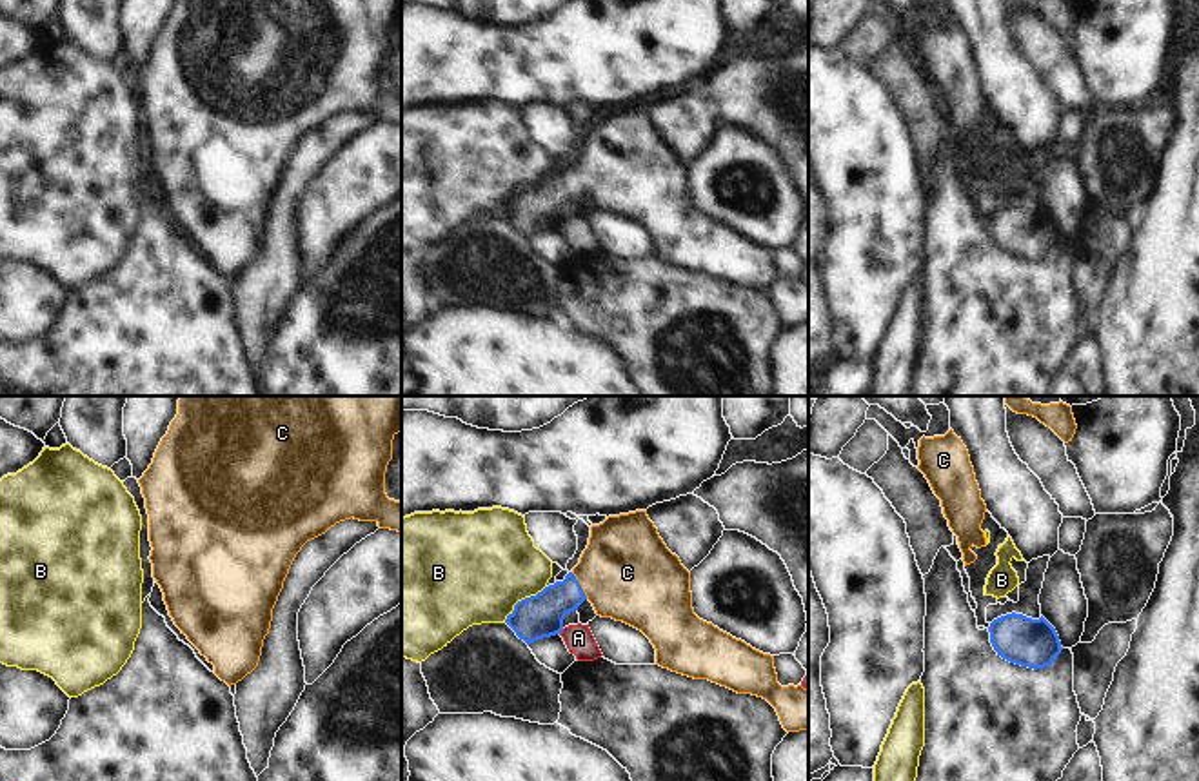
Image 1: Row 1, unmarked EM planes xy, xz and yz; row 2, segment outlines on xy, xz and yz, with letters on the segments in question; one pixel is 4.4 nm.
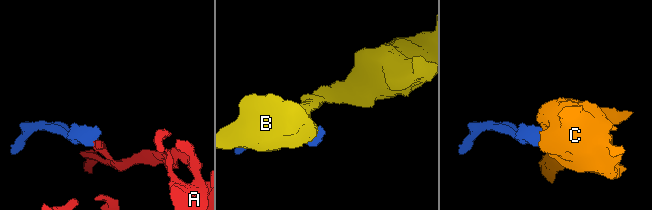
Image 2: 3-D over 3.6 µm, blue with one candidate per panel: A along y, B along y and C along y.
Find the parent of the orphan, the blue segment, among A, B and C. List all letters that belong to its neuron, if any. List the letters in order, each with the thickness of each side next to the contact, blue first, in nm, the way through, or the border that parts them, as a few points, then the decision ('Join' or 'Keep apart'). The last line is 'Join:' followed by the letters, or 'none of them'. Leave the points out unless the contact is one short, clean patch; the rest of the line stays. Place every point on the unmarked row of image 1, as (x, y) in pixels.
A: Thickness 190 nm (blue) against 130 nm. Boundary: xz (564, 222), (560, 227). Keep apart
B: Thickness 190 nm (blue) against 480 nm. Keep apart
C: Thickness 190 nm (blue) against 420 nm. Path across: xz (540, 209), (580, 178), (593, 171), (627, 166). Join
Join: C.

